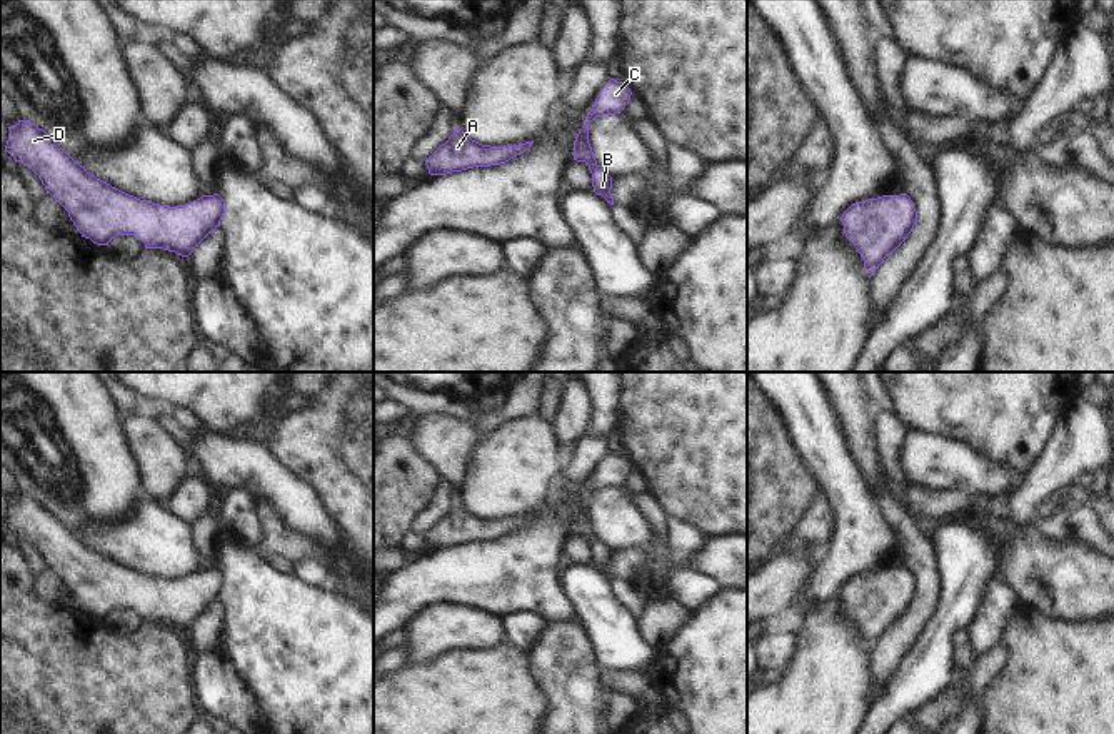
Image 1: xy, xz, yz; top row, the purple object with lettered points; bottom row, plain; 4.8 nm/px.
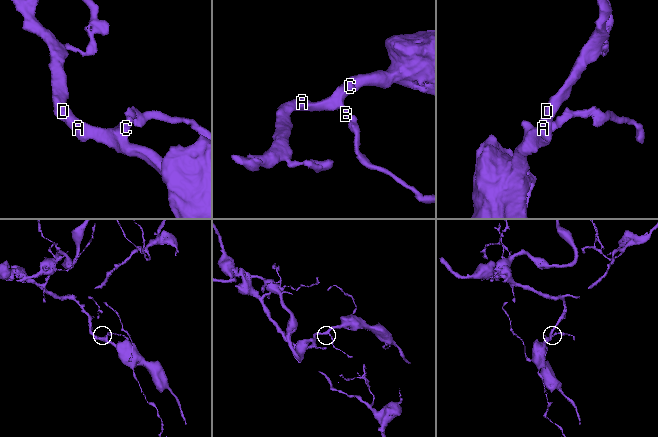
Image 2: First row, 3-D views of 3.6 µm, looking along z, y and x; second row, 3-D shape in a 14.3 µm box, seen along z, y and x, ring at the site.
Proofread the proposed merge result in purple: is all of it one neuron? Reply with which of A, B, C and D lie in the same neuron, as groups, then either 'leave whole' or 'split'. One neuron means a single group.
A B C D; leave whole

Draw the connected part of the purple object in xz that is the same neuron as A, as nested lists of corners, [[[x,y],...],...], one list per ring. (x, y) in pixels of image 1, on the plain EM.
[[[457,500],[449,514],[425,534],[425,539],[430,549],[447,549],[474,540],[500,539],[529,524],[532,517],[534,514],[507,520],[482,519]]]

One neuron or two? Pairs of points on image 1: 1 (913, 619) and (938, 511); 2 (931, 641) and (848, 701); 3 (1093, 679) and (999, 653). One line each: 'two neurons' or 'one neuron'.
1: two neurons
2: two neurons
3: two neurons

